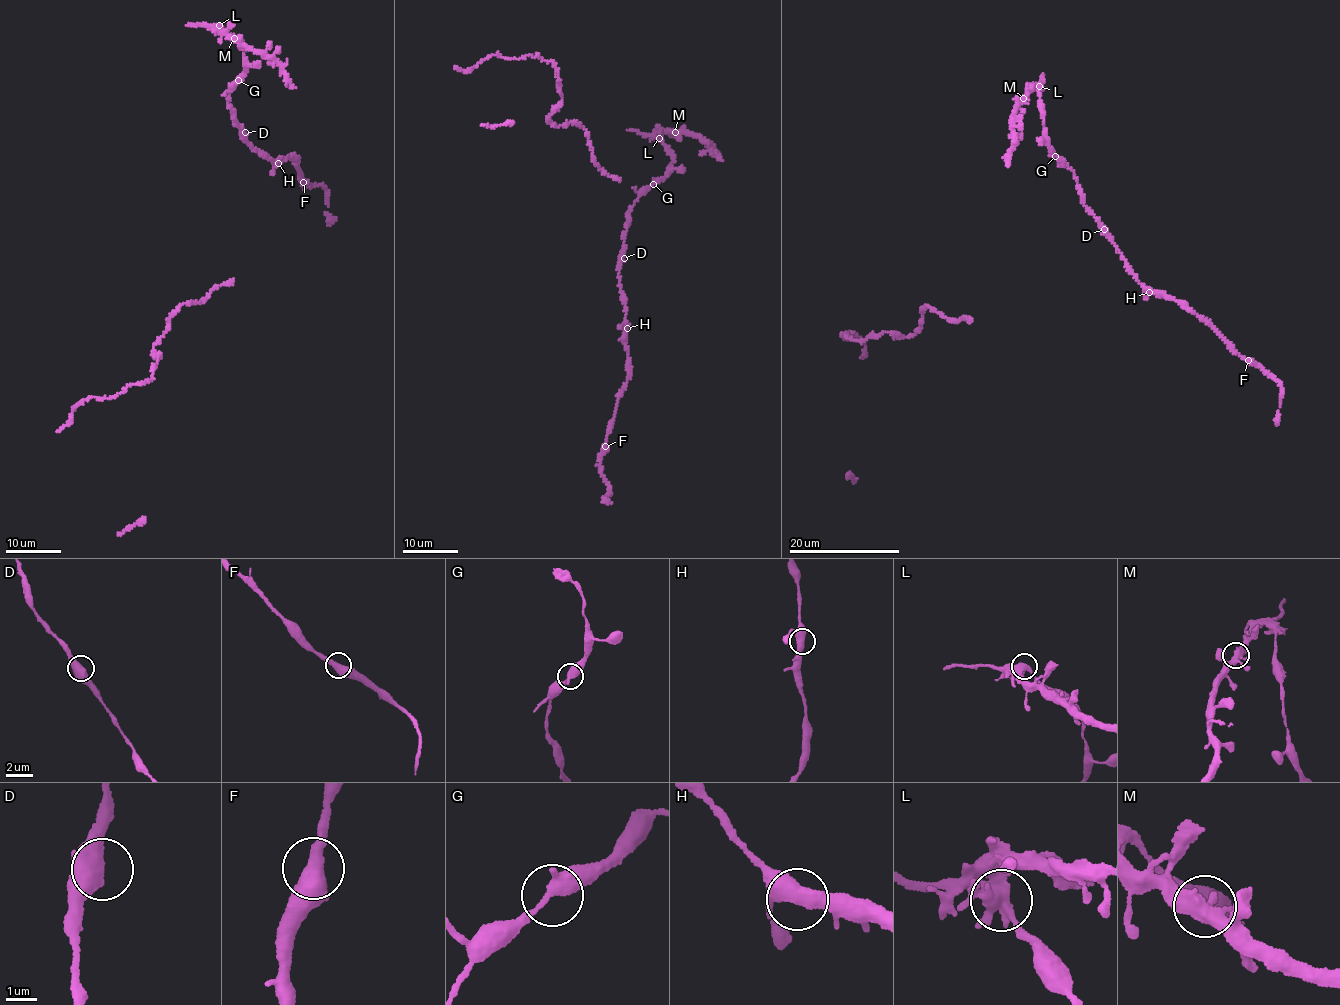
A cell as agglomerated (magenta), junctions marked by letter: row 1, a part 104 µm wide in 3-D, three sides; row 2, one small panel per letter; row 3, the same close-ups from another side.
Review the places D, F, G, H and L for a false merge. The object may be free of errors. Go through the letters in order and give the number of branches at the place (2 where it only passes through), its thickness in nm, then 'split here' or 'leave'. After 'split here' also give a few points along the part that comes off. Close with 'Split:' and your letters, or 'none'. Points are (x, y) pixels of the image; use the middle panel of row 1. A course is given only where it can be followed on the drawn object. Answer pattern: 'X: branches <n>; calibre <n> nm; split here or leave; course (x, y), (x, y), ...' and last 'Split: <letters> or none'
D: branches 3; calibre 420 nm; leave
F: branches 2; calibre 550 nm; leave
G: branches 2; calibre 400 nm; leave
H: branches 3; calibre 460 nm; leave
L: branches 3; calibre 400 nm; split here; course (660, 137), (664, 130), (702, 137), (720, 159)
Split: L

